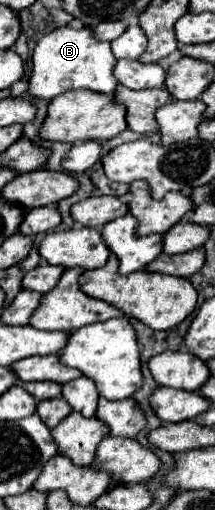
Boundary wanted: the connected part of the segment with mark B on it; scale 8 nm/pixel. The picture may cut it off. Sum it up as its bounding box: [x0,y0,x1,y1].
[28,26,118,100]

